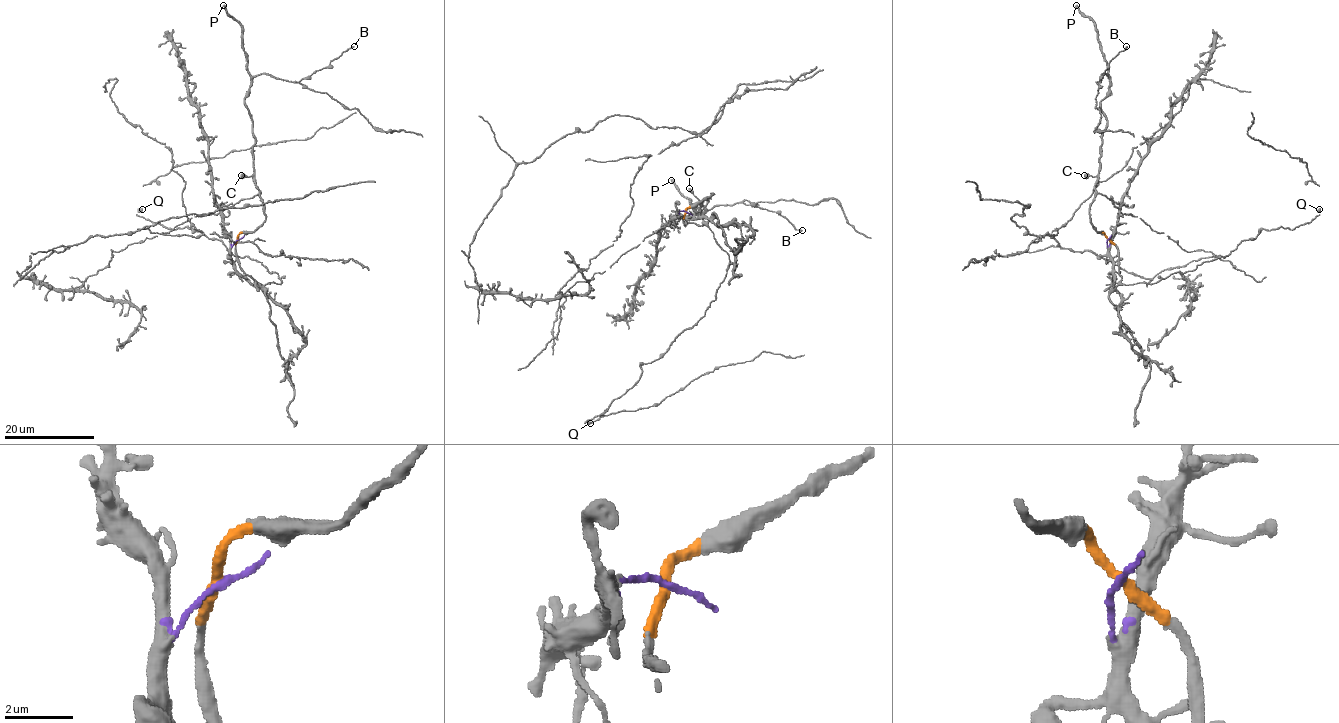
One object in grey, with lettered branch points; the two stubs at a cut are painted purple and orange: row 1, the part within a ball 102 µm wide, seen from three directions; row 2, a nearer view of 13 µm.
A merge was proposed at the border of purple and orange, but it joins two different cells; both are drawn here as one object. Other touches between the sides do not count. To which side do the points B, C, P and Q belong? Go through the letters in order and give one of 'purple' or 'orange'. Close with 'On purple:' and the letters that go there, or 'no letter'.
B: orange
C: orange
P: orange
Q: orange
On purple: no letter

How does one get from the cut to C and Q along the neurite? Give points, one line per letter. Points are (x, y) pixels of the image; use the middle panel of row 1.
C: (686, 211), (713, 193), (701, 201), (688, 188)
Q: (686, 211), (684, 222), (707, 227), (728, 254), (724, 280), (705, 314), (590, 423)

